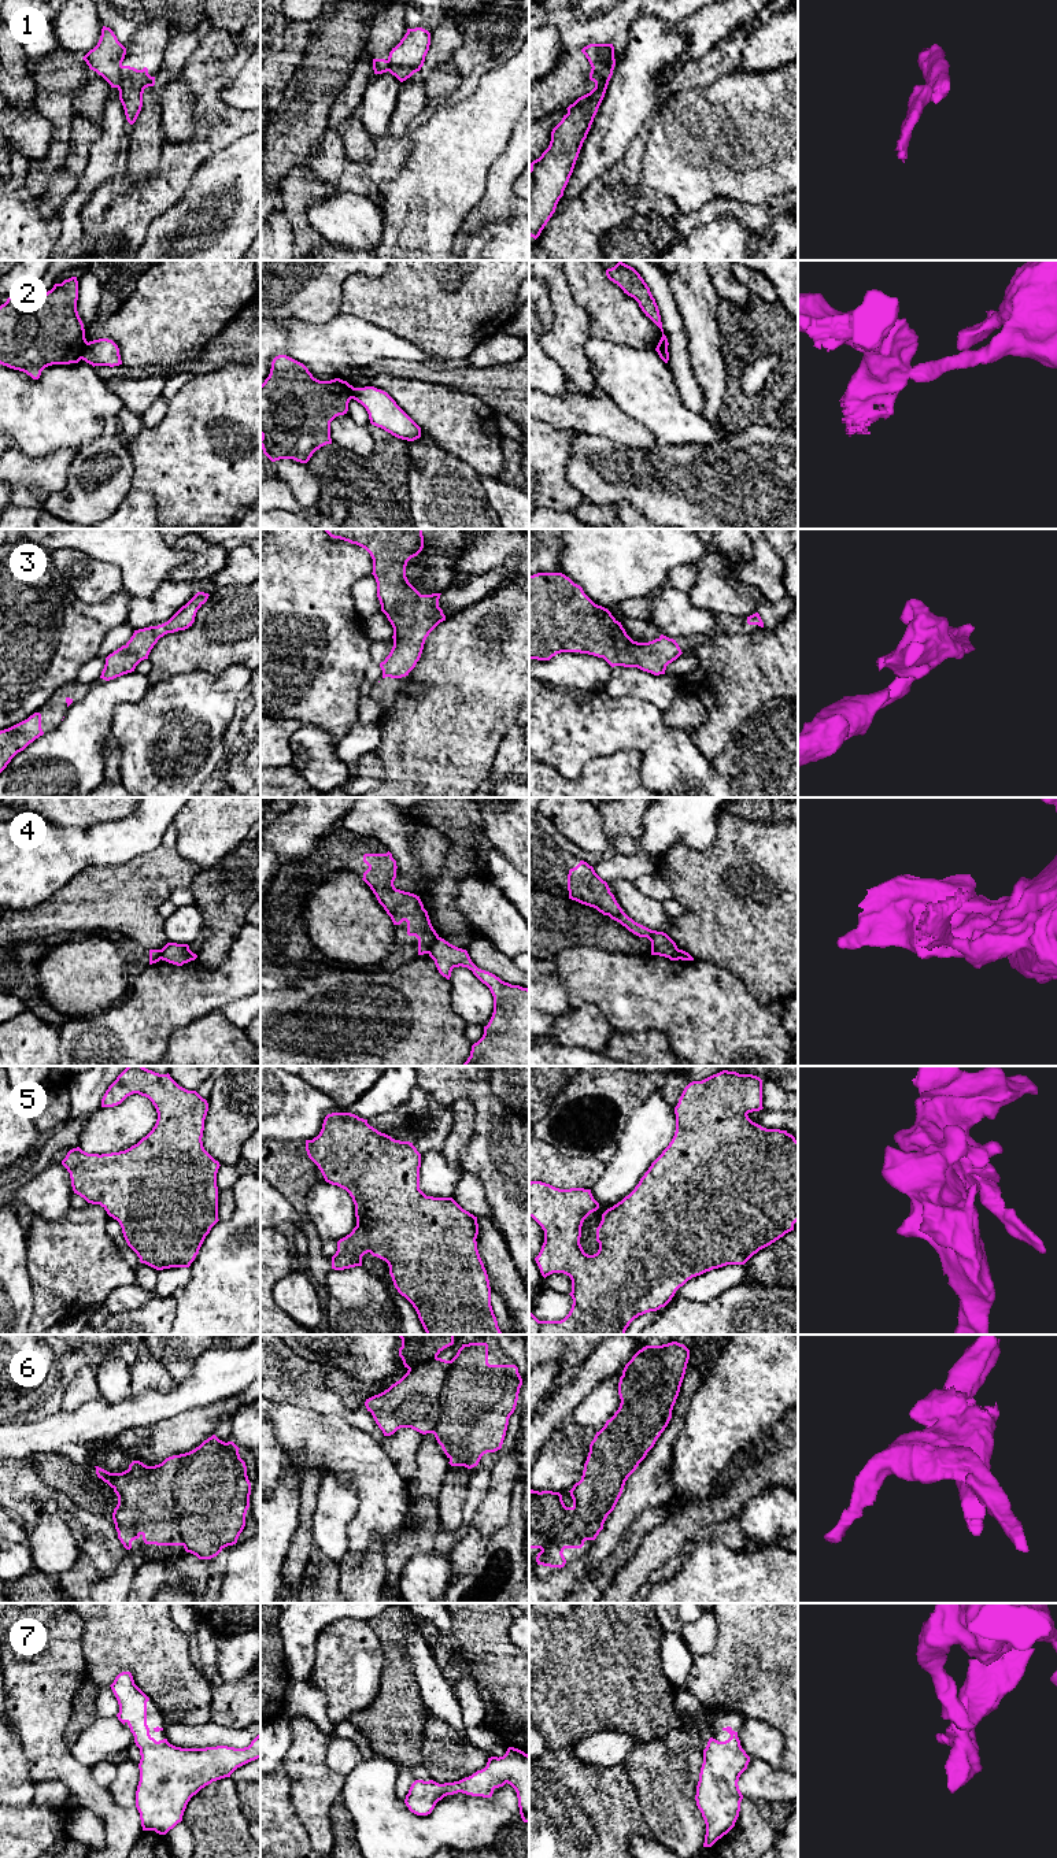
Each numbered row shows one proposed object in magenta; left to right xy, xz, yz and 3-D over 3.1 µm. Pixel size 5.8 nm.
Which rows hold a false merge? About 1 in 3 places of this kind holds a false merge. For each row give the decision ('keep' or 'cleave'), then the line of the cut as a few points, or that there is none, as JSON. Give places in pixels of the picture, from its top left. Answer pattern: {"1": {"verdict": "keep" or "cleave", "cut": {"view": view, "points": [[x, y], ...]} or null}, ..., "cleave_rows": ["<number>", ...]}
{"1": {"verdict": "cleave", "cut": {"view": "xy", "points": [[121, 65], [119, 84], [117, 87]]}}, "2": {"verdict": "cleave", "cut": {"view": "xy", "points": [[88, 343], [81, 358]]}}, "3": {"verdict": "keep", "cut": null}, "4": {"verdict": "cleave", "cut": {"view": "xz", "points": [[438, 936], [427, 952]]}}, "5": {"verdict": "keep", "cut": null}, "6": {"verdict": "keep", "cut": null}, "7": {"verdict": "keep", "cut": null}, "cleave_rows": ["1", "2", "4"]}

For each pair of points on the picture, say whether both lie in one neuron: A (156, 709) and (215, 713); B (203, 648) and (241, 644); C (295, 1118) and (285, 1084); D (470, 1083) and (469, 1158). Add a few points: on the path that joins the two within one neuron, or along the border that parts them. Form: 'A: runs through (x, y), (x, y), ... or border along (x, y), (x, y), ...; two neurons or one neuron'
A: runs through (172, 706), (184, 706), (189, 711), (200, 711); one neuron
B: runs through (213, 647), (232, 647); one neuron
C: runs through (291, 1110), (288, 1107), (288, 1092); one neuron
D: runs through (484, 1102), (484, 1139); one neuron

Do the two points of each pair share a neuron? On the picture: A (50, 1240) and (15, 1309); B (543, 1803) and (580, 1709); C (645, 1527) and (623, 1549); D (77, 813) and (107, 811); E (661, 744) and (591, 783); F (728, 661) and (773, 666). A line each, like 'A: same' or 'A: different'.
A: different
B: different
C: same
D: same
E: different
F: same

